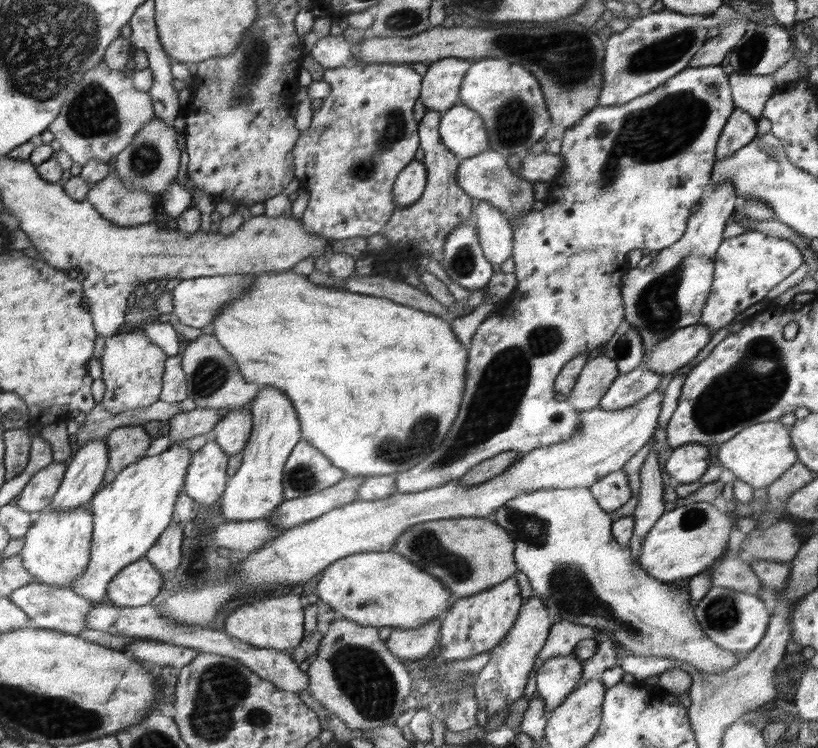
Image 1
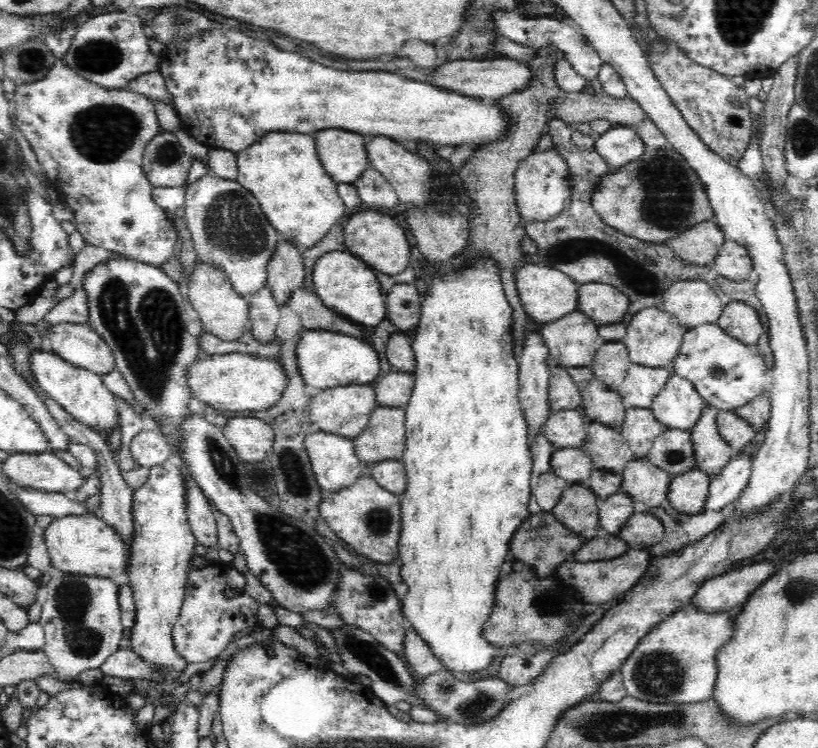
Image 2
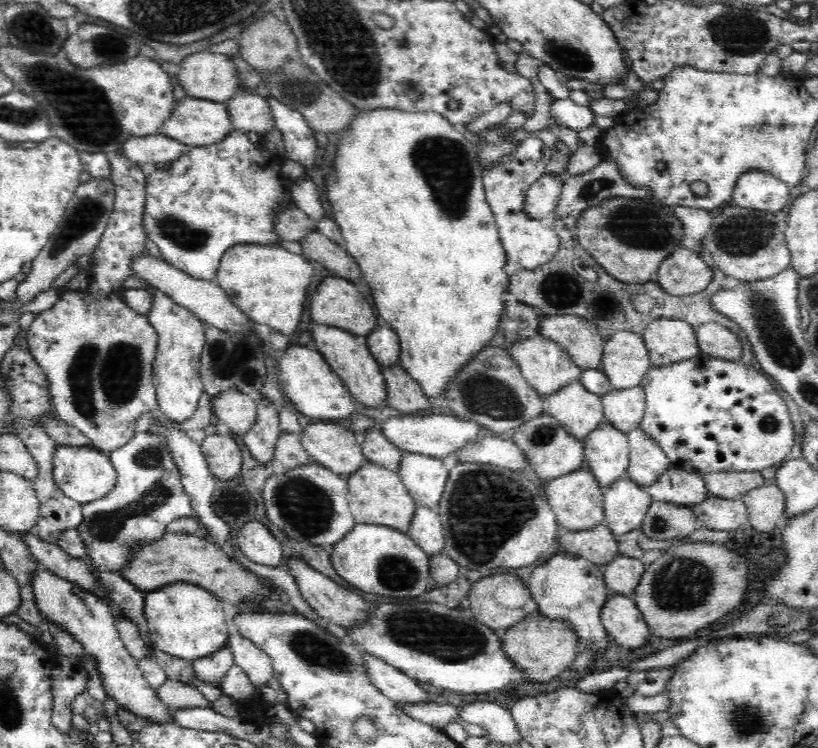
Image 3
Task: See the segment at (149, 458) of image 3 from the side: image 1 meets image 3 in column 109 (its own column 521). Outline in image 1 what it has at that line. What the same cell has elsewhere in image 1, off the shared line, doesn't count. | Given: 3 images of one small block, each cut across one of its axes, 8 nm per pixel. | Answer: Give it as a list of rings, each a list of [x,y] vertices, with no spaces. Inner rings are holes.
[[[566,488],[566,489],[549,489],[540,491],[527,491],[517,495],[514,499],[510,500],[508,504],[492,515],[492,520],[496,524],[503,526],[507,532],[515,540],[515,564],[518,566],[518,571],[522,572],[531,584],[534,594],[540,599],[544,600],[544,604],[550,609],[551,615],[560,616],[561,620],[568,620],[581,625],[588,625],[592,628],[608,632],[612,636],[612,640],[617,643],[618,647],[632,656],[658,656],[658,658],[668,658],[668,660],[676,660],[676,662],[686,662],[692,664],[695,674],[720,674],[720,672],[728,672],[736,667],[736,664],[741,662],[741,657],[738,654],[720,645],[714,643],[704,628],[700,627],[699,620],[696,620],[695,606],[690,603],[690,590],[678,589],[672,582],[660,581],[655,577],[649,576],[639,565],[632,560],[632,554],[629,548],[623,548],[619,541],[612,536],[614,531],[614,518],[610,512],[606,512],[599,502],[595,500],[589,488]]]

